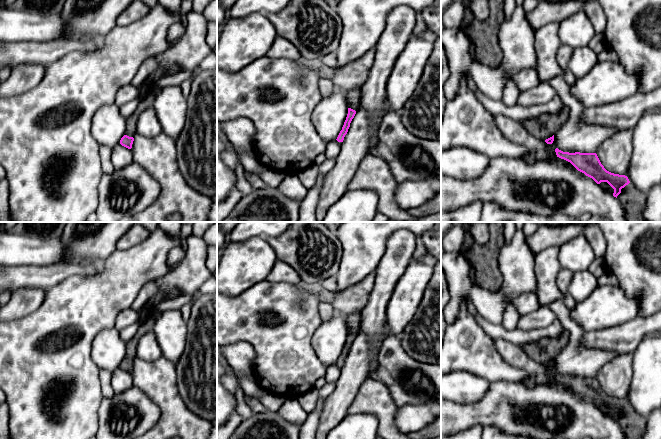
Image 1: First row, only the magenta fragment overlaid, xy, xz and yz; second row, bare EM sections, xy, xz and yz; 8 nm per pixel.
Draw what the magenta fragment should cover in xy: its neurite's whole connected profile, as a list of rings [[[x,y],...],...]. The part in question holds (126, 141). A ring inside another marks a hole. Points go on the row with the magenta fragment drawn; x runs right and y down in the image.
[[[160,89],[150,91],[138,104],[135,112],[126,119],[126,132],[124,136],[120,140],[120,144],[128,149],[132,148],[132,144],[134,141],[134,136],[136,134],[136,123],[138,121],[139,115],[149,109],[152,108],[155,102],[155,96],[160,91]]]

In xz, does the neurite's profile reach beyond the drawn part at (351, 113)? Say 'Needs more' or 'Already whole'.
Needs more

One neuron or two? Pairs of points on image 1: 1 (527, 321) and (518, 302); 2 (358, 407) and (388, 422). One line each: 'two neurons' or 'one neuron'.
1: two neurons
2: one neuron

